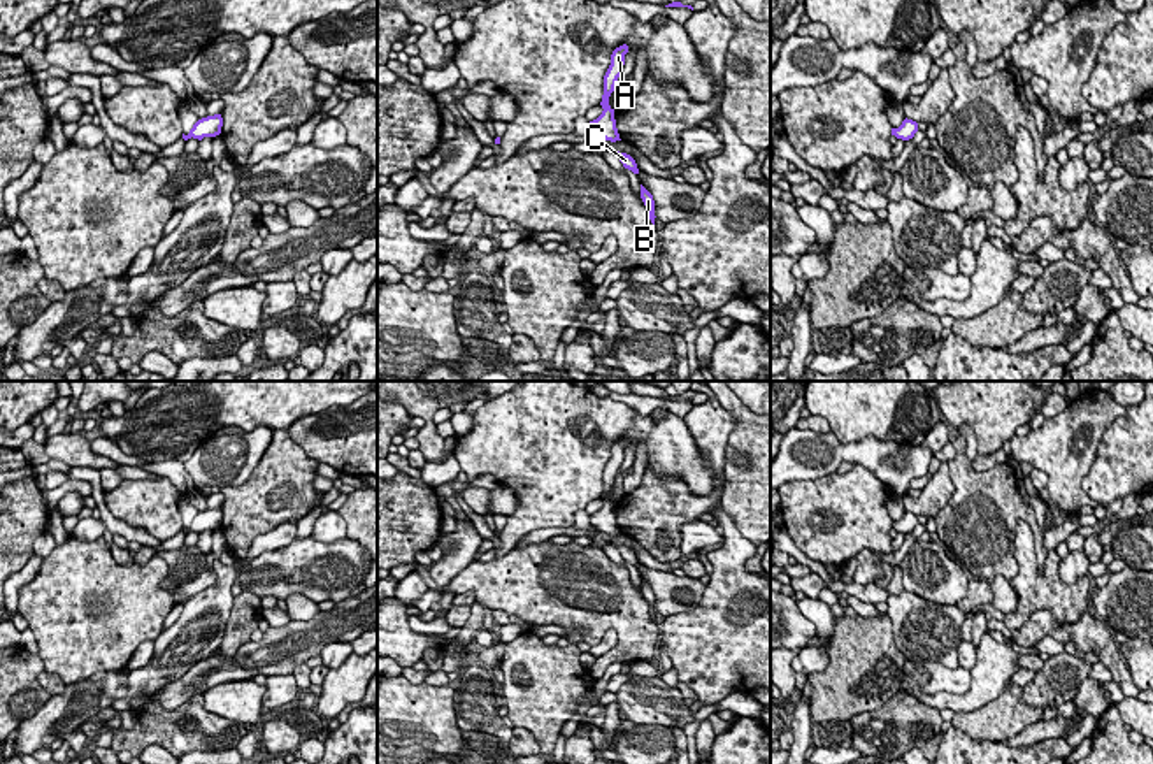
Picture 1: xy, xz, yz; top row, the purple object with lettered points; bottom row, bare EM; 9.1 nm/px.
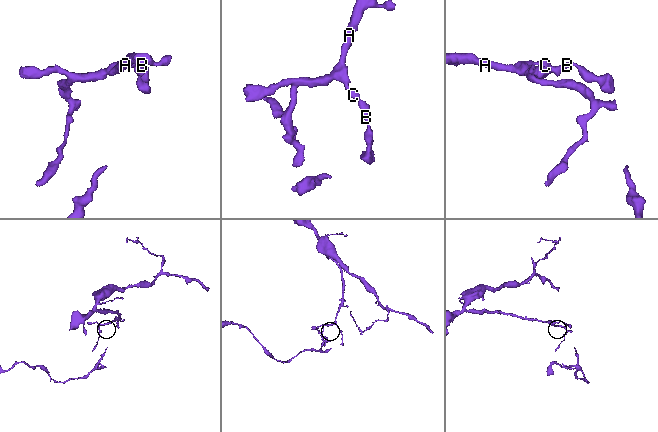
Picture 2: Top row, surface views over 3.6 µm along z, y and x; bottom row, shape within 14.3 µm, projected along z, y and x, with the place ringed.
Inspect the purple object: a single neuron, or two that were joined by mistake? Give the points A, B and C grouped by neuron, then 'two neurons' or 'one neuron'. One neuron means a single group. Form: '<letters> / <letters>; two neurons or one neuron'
A B C; one neuron

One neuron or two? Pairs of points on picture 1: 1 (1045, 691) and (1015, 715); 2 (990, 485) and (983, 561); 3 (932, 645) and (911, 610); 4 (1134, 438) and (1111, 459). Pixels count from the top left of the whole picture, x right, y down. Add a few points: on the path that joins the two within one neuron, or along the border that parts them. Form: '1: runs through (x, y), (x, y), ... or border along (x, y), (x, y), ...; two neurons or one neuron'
1: border along (1022, 687), (1022, 699), (1043, 710); two neurons
2: runs through (987, 504), (983, 511), (983, 541); one neuron
3: runs through (930, 636), (913, 619); one neuron
4: runs through (1129, 443), (1117, 455); one neuron

